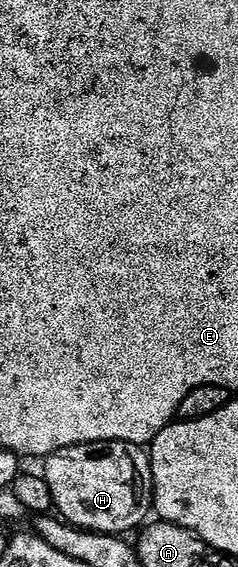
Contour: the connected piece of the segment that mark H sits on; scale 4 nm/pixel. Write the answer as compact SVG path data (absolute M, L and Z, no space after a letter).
M108 454L108 458L80 458L80 462L46 462L42 477L48 483L55 513L67 525L96 536L128 534L141 525L136 498L124 494L124 490L132 490L128 466L108 466L112 458L116 458L116 454Z

